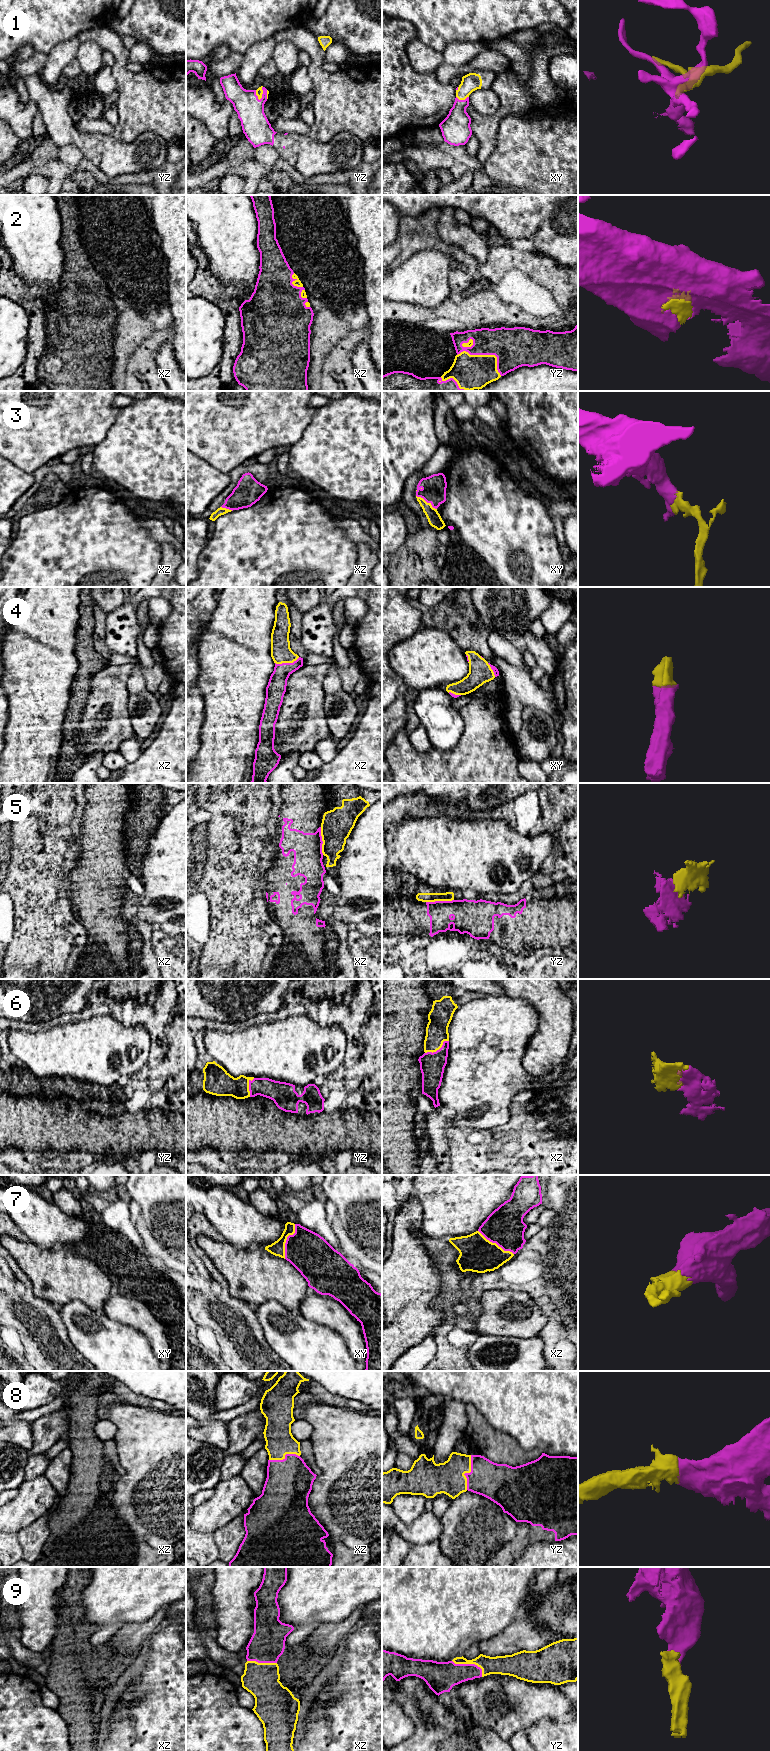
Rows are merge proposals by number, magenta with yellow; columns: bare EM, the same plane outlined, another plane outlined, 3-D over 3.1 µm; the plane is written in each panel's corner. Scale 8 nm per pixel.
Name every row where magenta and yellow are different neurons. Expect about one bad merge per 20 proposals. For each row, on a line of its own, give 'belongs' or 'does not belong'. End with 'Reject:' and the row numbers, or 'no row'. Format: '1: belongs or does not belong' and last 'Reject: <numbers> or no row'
1: belongs
2: belongs
3: belongs
4: belongs
5: does not belong
6: belongs
7: belongs
8: belongs
9: belongs
Reject: 5

